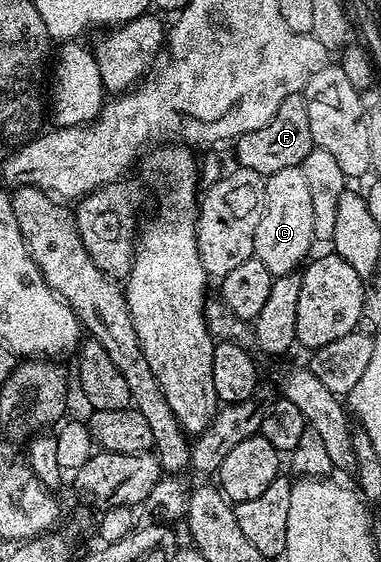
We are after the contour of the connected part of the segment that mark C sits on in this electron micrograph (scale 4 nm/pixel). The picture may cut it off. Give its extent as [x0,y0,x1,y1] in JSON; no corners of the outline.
[254,167,314,277]

